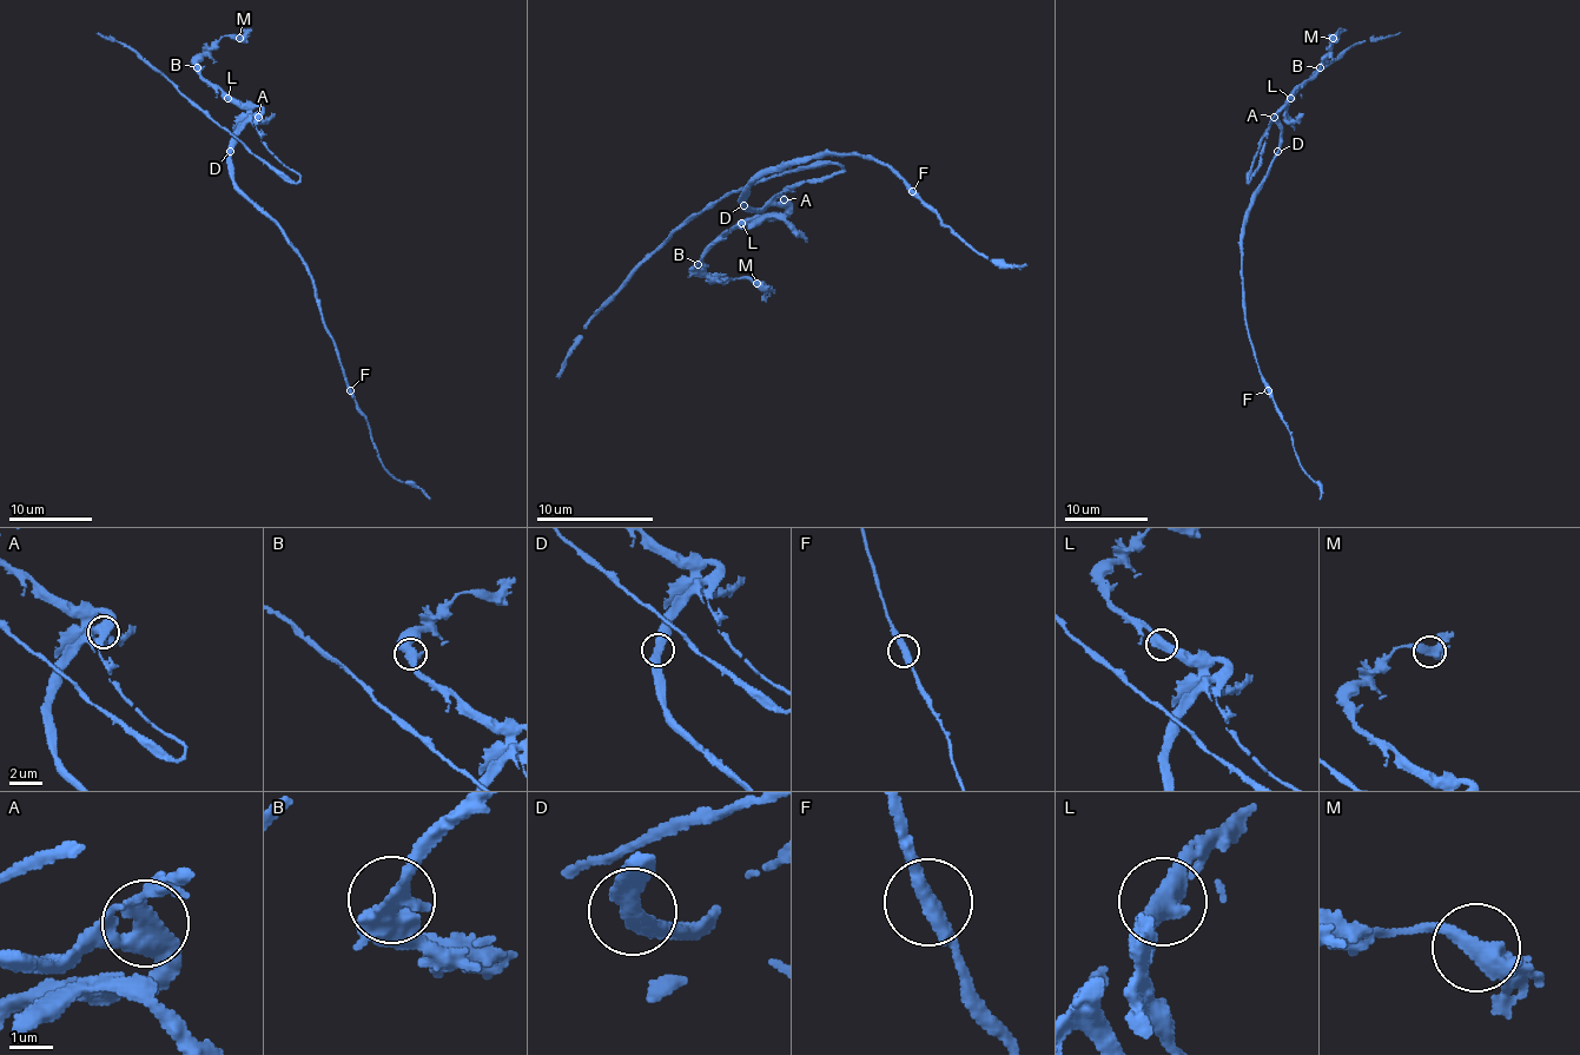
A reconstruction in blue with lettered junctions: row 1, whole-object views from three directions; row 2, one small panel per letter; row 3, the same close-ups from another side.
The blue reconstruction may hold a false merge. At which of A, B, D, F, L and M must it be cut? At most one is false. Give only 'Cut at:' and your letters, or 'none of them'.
Cut at: none of them

